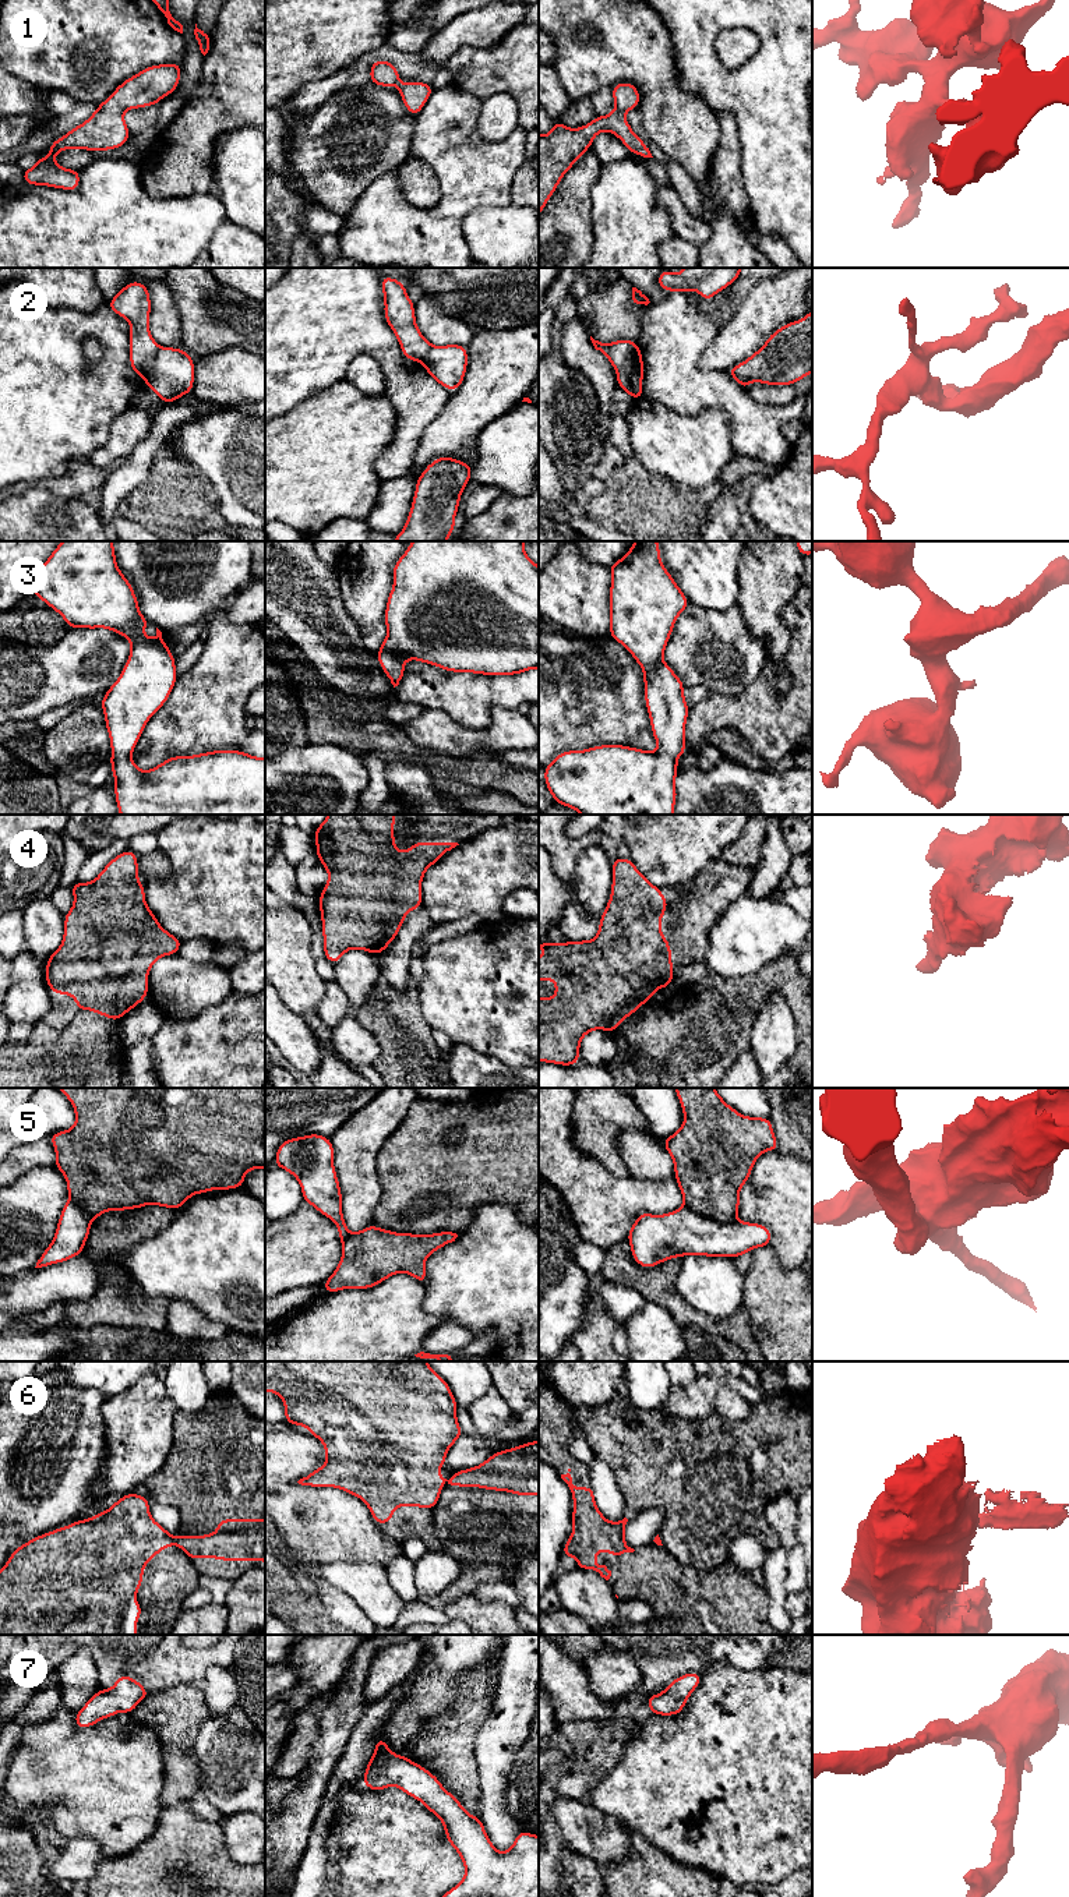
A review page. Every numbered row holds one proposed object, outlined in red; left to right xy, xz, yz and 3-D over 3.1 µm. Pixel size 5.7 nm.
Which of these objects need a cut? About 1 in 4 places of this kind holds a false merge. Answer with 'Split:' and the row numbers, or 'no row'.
Split: 2, 5, 6

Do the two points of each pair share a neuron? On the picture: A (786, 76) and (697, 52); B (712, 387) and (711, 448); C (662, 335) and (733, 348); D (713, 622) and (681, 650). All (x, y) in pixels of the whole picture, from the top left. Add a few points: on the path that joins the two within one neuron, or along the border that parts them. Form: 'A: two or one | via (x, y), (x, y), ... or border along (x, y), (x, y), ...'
A: one | via (764, 77), (722, 77), (719, 74)
B: two | border along (680, 413), (722, 407), (733, 433)
C: two | border along (720, 329), (699, 357), (701, 370)
D: one | via (705, 626), (690, 642)

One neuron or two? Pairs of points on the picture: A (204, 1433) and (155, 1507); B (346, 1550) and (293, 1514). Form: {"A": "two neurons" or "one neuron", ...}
{"A": "two neurons", "B": "one neuron"}

